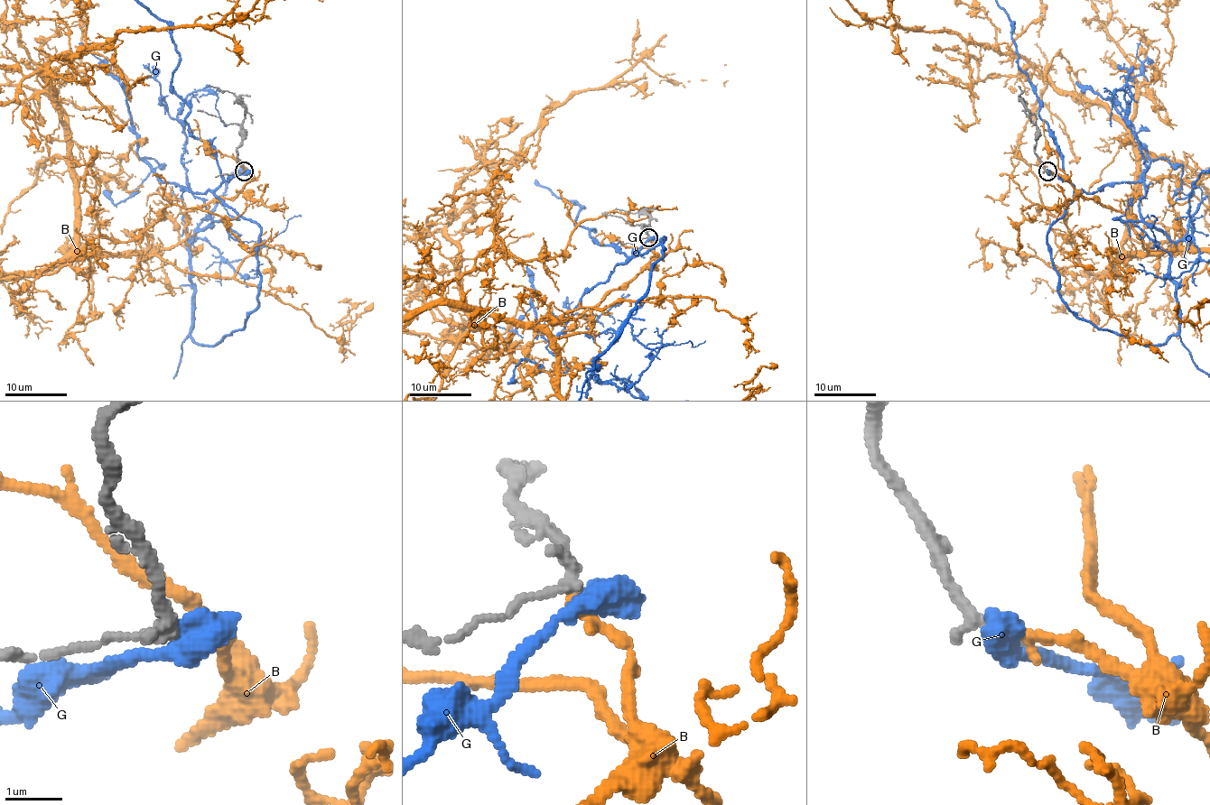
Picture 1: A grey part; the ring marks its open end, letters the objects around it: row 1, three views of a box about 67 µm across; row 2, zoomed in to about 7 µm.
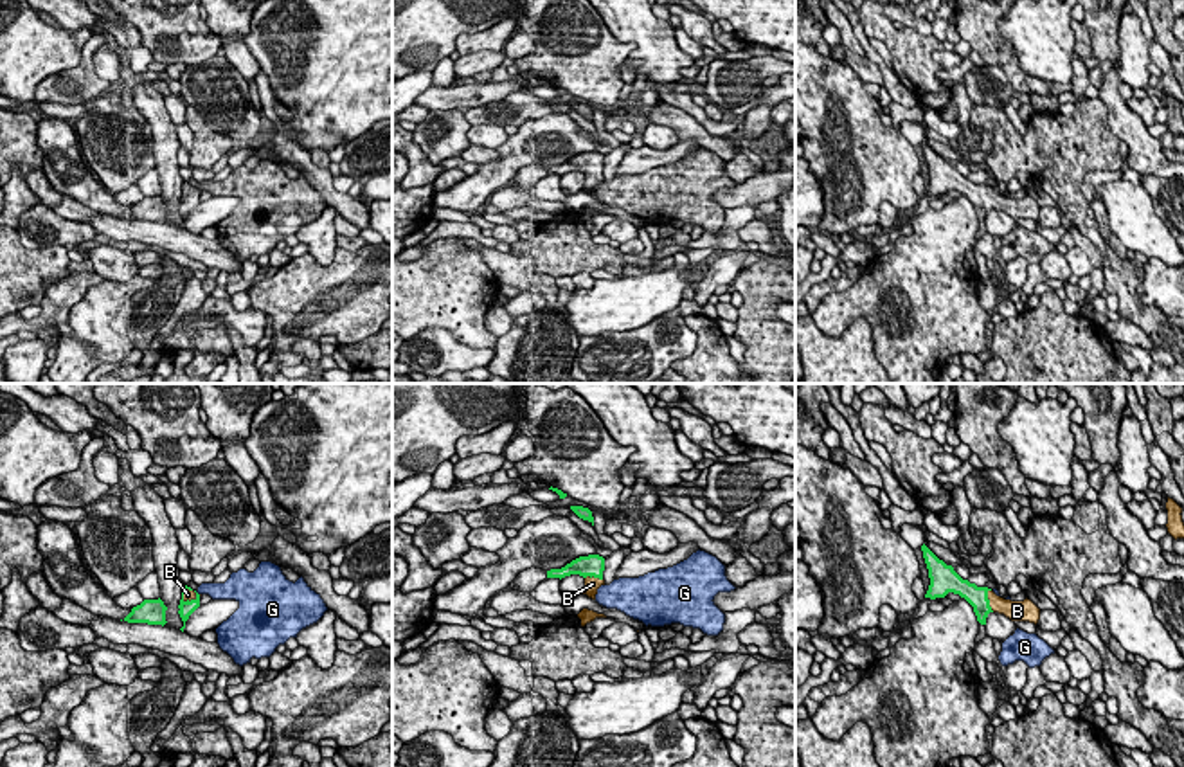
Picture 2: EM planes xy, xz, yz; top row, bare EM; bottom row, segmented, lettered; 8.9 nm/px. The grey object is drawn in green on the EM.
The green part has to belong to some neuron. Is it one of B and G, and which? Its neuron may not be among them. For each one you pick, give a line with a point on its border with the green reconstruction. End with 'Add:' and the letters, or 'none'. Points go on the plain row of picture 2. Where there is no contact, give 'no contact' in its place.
B: meets green in yz at (988, 197)
Add: B

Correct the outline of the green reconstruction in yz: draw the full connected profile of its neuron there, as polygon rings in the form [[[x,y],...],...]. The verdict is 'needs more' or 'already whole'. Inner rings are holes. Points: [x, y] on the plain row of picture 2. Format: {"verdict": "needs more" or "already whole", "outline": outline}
{"verdict": "needs more", "outline": [[[925,140],[921,142],[921,148],[930,175],[925,194],[936,196],[945,194],[948,189],[959,191],[973,203],[981,221],[986,221],[990,209],[1004,211],[1011,218],[1038,220],[1040,205],[1031,196],[1004,196],[988,184],[977,184],[975,180],[963,176],[952,162],[946,162],[943,157],[939,157]]]}

